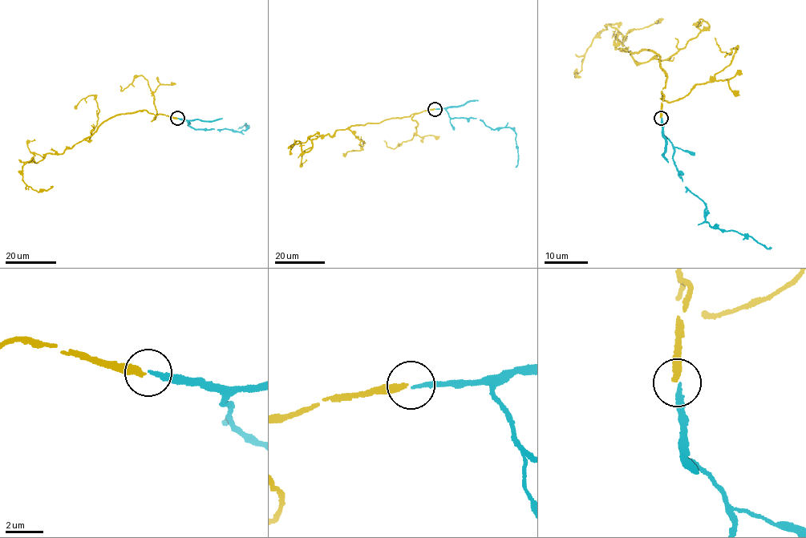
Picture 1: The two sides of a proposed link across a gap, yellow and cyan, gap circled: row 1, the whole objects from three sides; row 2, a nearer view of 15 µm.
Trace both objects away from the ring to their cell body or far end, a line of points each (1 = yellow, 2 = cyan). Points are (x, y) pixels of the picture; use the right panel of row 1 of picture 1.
1: (661, 117), (658, 54), (616, 49), (622, 34), (609, 25), (580, 76)
2: (661, 118), (662, 133), (672, 146), (679, 177), (705, 204), (709, 224), (749, 235), (770, 248)

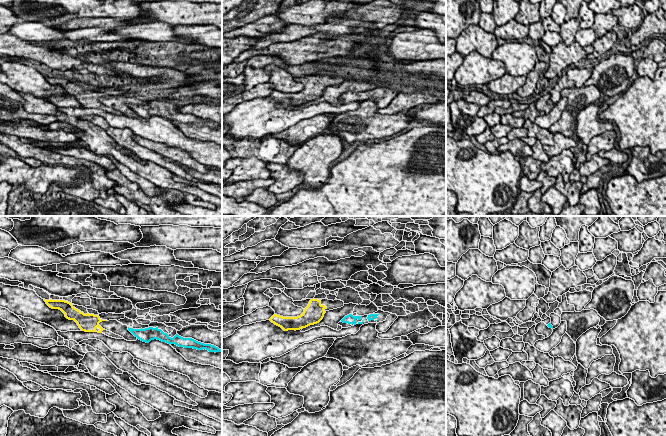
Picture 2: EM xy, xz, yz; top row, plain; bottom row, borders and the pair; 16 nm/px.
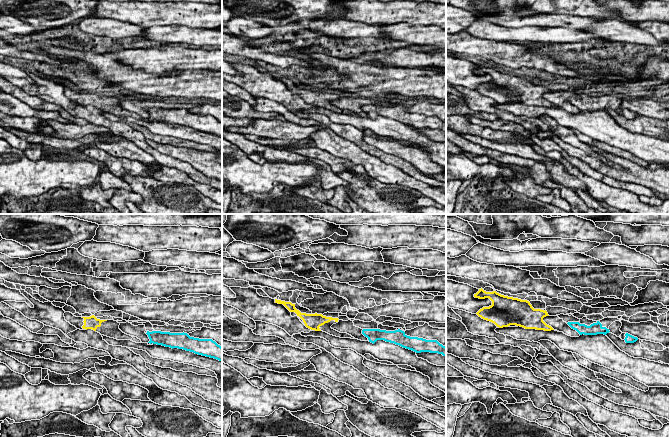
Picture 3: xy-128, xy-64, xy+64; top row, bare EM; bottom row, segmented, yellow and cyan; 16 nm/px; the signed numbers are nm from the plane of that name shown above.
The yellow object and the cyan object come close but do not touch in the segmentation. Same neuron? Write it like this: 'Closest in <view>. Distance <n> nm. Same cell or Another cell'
Closest in xz. Distance 280 nm. Another cell

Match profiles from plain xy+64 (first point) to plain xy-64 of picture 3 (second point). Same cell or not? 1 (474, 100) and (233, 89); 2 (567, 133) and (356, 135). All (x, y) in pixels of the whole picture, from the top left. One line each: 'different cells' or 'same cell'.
1: different cells
2: same cell

